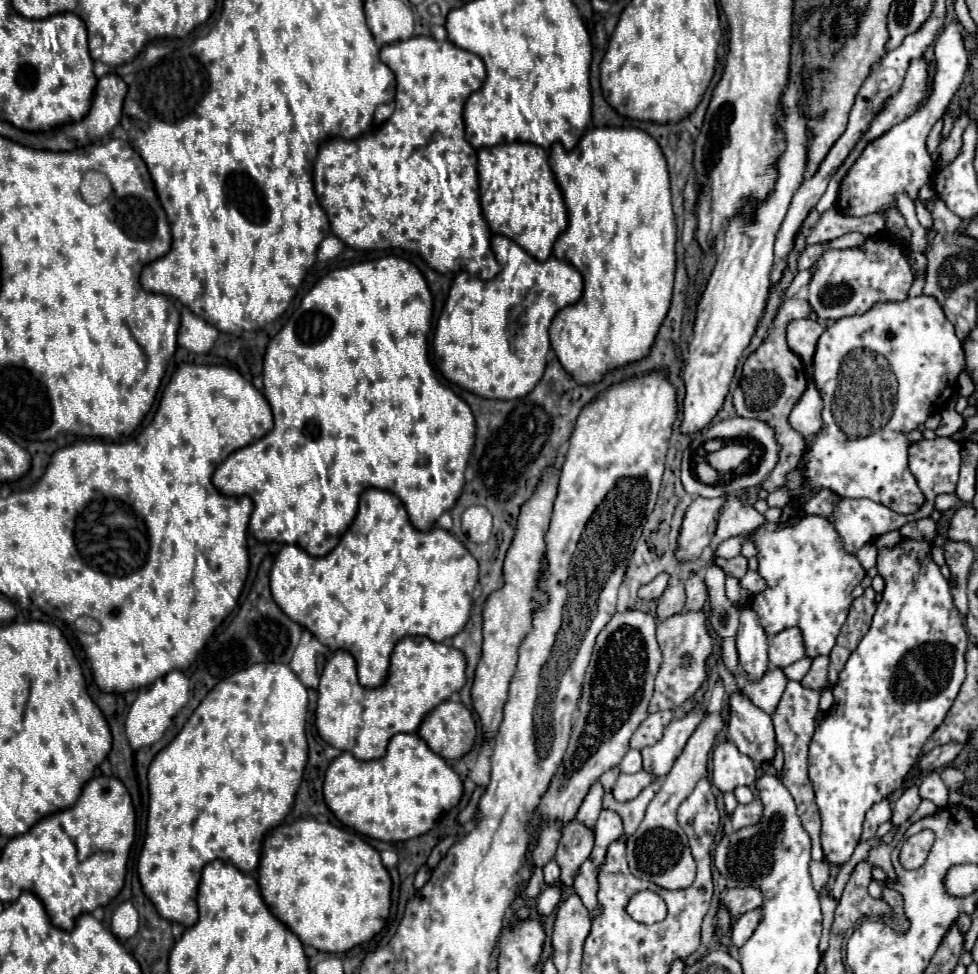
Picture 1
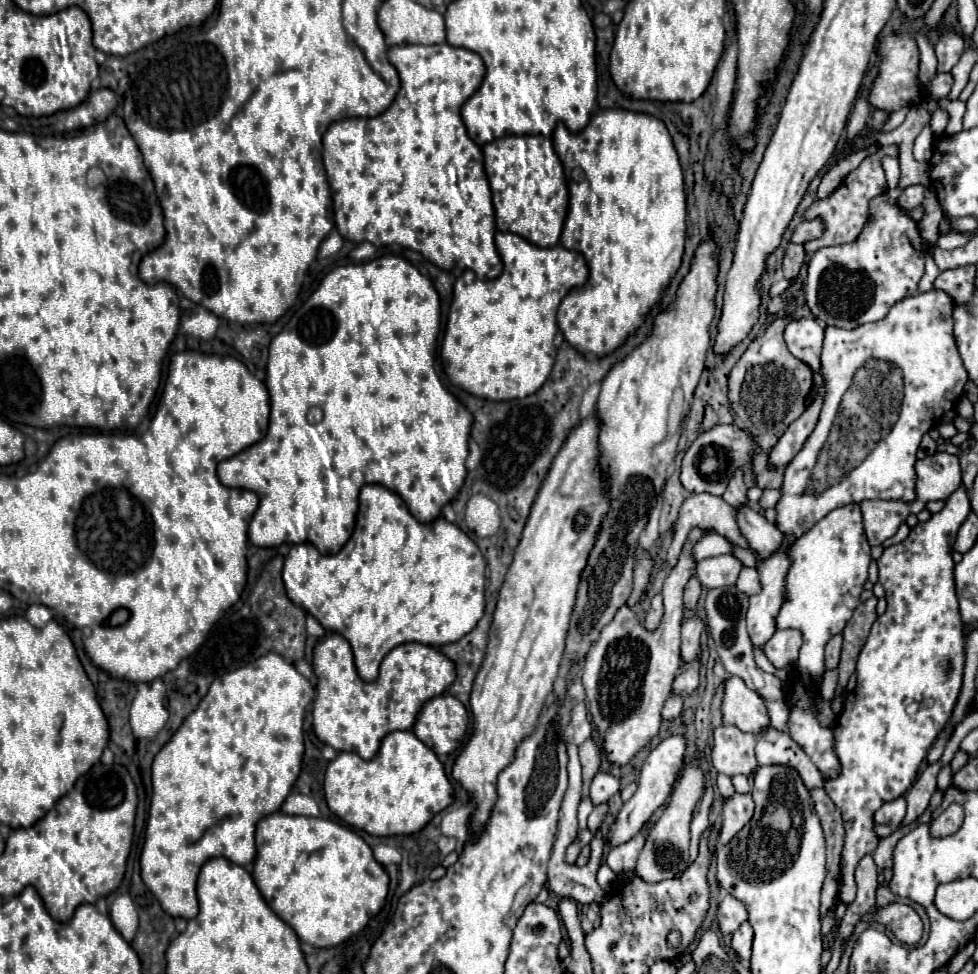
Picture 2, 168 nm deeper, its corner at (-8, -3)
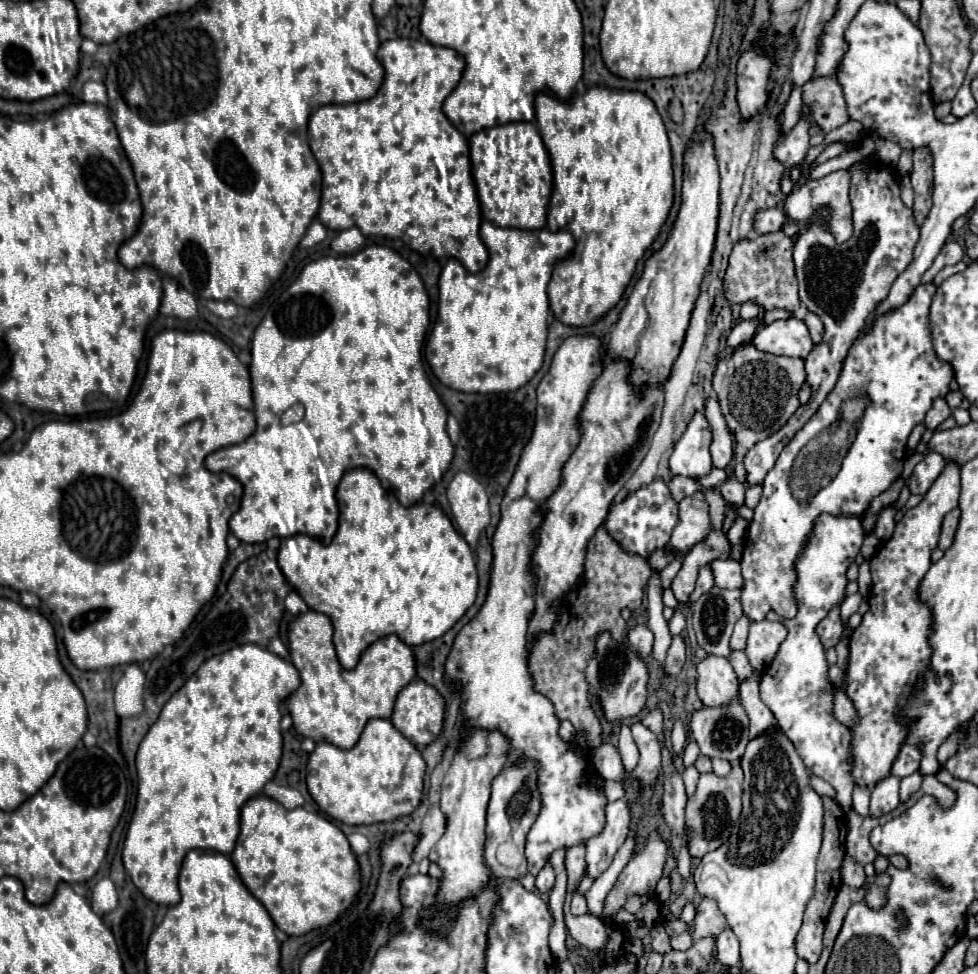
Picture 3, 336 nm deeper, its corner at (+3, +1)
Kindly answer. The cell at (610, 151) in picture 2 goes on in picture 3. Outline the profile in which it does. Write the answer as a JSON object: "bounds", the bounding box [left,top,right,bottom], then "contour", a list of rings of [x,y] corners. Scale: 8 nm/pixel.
{"bounds":[535,88,674,328],"contour":[[[593,88],[585,94],[575,94],[567,102],[549,94],[537,94],[535,118],[553,168],[547,228],[551,232],[569,232],[577,244],[573,254],[553,270],[547,288],[549,306],[565,326],[583,328],[595,324],[617,306],[635,274],[637,262],[657,240],[669,216],[674,200],[671,148],[655,104],[641,92]]]}

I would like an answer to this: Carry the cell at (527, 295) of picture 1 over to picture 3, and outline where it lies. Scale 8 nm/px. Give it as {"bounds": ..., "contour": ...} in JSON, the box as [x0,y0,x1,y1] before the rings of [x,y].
{"bounds":[425,222,575,392],"contour":[[[483,222],[479,230],[489,250],[489,264],[479,274],[471,274],[465,268],[457,268],[457,260],[451,258],[439,276],[439,316],[429,334],[425,346],[425,358],[433,374],[449,388],[461,392],[511,392],[525,386],[543,364],[545,340],[547,340],[547,284],[557,260],[567,258],[575,240],[569,232],[543,230],[517,230],[501,228],[491,222]]]}

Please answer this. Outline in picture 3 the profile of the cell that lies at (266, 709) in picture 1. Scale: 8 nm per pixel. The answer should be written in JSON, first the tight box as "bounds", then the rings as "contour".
{"bounds":[123,644,301,906],"contour":[[[243,644],[237,646],[225,654],[213,656],[209,658],[187,682],[181,690],[177,690],[171,700],[165,704],[165,708],[161,710],[159,720],[153,724],[153,728],[147,732],[145,740],[141,742],[139,750],[137,750],[137,774],[139,774],[139,792],[137,792],[137,802],[135,802],[135,812],[125,836],[125,844],[123,844],[123,864],[127,874],[131,876],[133,884],[153,902],[161,904],[161,906],[175,906],[181,900],[179,888],[177,888],[177,876],[181,870],[181,862],[187,856],[189,850],[193,848],[203,848],[203,850],[215,850],[221,854],[231,854],[233,852],[233,844],[237,842],[237,832],[239,832],[239,812],[243,808],[243,804],[255,796],[259,796],[265,788],[265,784],[275,776],[277,768],[279,768],[279,760],[283,754],[283,736],[281,736],[281,700],[285,700],[293,690],[297,690],[301,684],[299,680],[299,672],[297,668],[279,658],[277,654],[269,652],[267,648],[261,648],[257,644]]]}

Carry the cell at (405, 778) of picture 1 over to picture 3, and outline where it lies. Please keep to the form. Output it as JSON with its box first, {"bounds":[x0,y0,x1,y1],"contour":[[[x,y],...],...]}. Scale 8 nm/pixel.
{"bounds":[307,718,427,824],"contour":[[[373,718],[351,750],[341,750],[329,742],[317,744],[307,764],[307,788],[319,808],[329,818],[343,824],[393,822],[419,808],[425,768],[427,764],[421,752],[391,724],[391,720]]]}

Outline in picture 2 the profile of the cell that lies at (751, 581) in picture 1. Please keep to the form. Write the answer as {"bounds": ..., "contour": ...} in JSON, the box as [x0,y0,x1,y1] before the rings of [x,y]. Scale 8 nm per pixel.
{"bounds":[736,568,760,596],"contour":[[[742,568],[738,580],[736,580],[736,588],[740,592],[744,592],[746,596],[752,596],[756,592],[760,592],[760,580],[758,580],[758,572],[754,568]]]}

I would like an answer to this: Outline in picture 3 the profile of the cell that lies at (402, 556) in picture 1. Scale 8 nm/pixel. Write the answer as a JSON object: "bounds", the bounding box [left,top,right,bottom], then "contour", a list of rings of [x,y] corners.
{"bounds":[277,468,477,670],"contour":[[[355,468],[341,478],[337,502],[341,516],[339,530],[331,544],[323,546],[319,540],[301,534],[283,538],[277,564],[305,604],[311,610],[329,616],[333,622],[333,642],[341,666],[353,670],[365,648],[389,634],[397,634],[409,646],[419,646],[441,638],[453,628],[453,624],[475,602],[477,568],[469,544],[455,532],[443,510],[425,502],[419,502],[413,508],[401,506],[367,468]]]}

